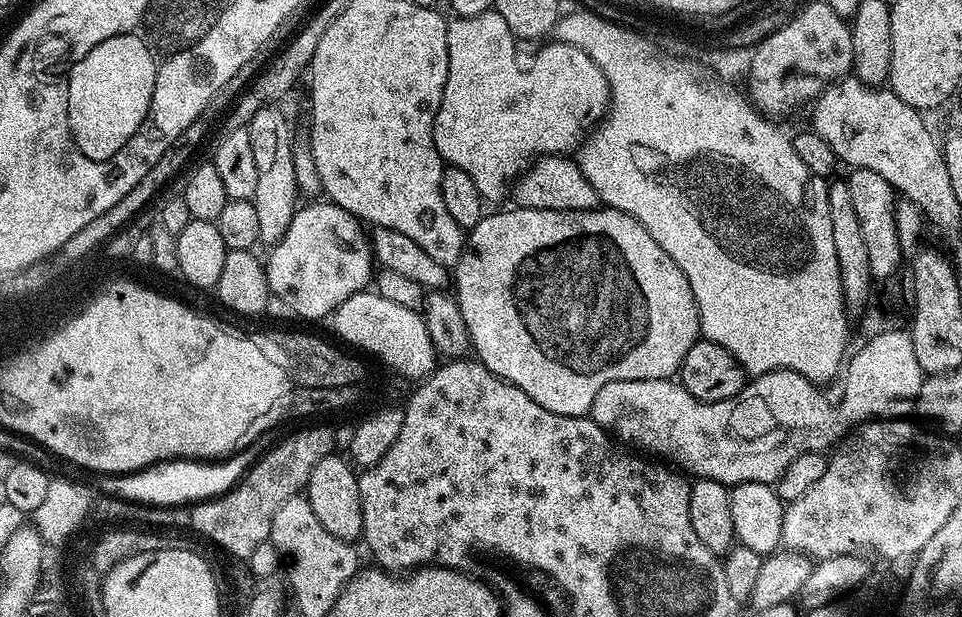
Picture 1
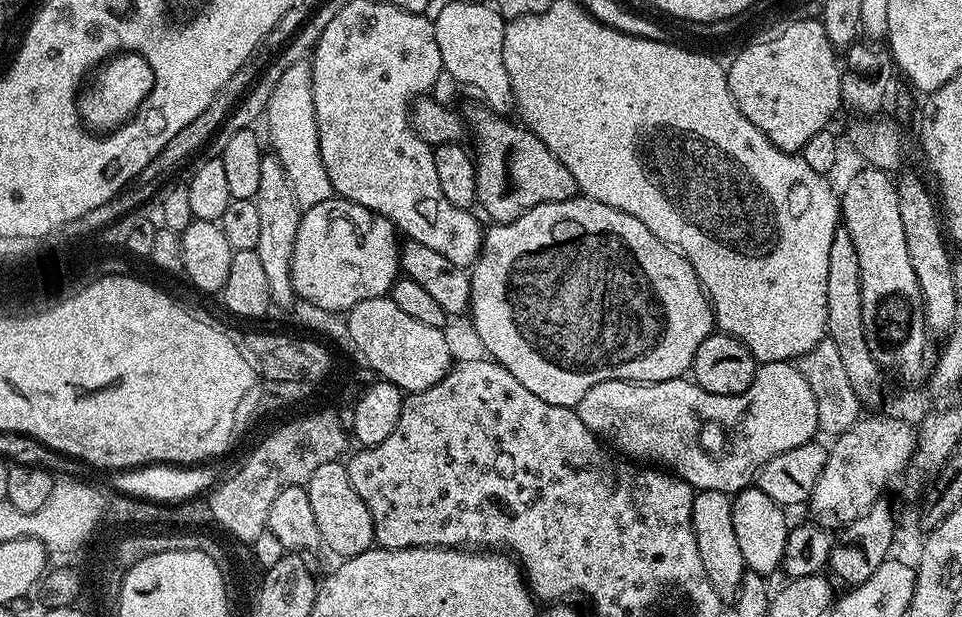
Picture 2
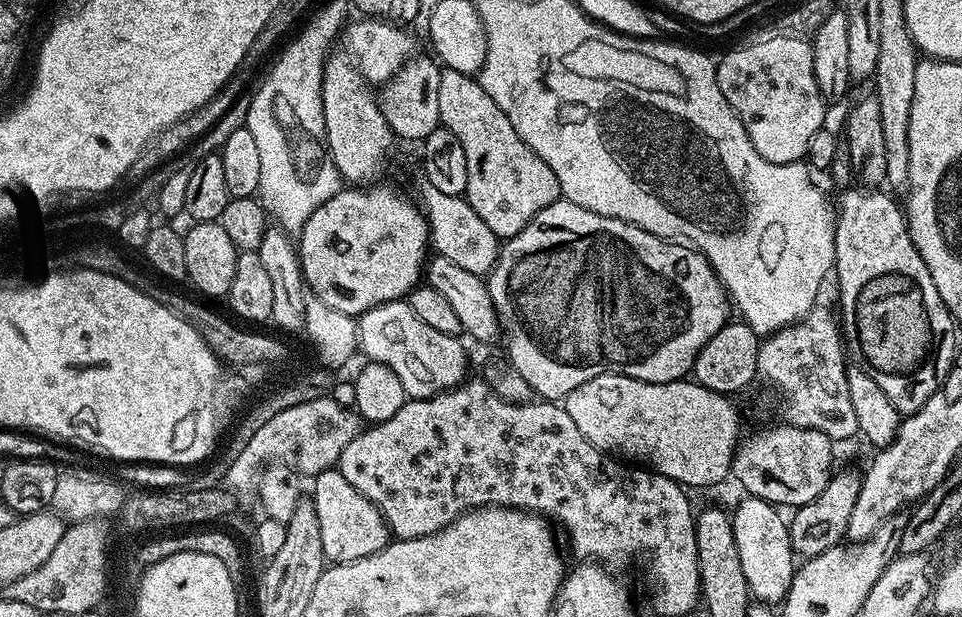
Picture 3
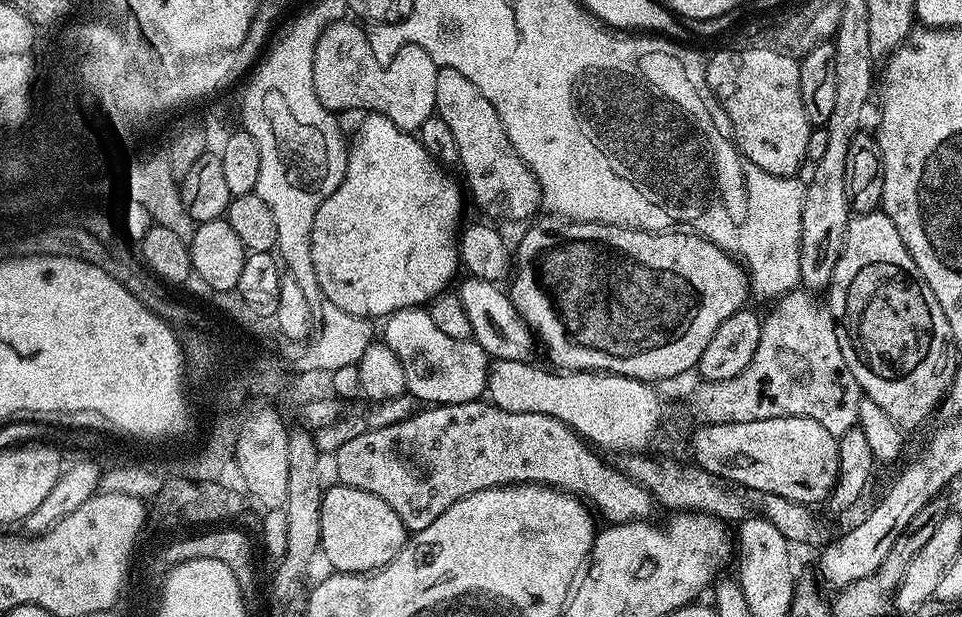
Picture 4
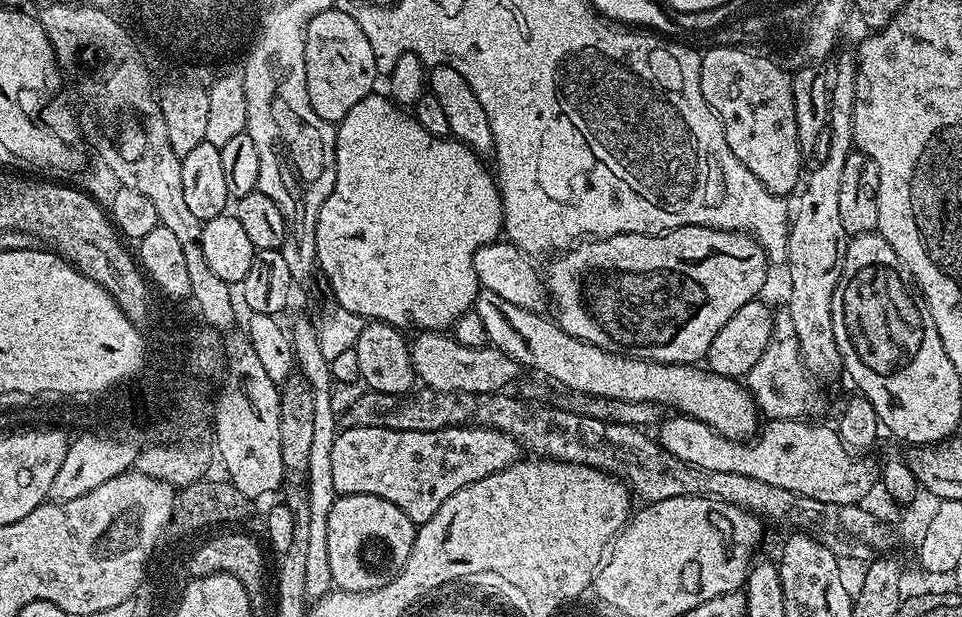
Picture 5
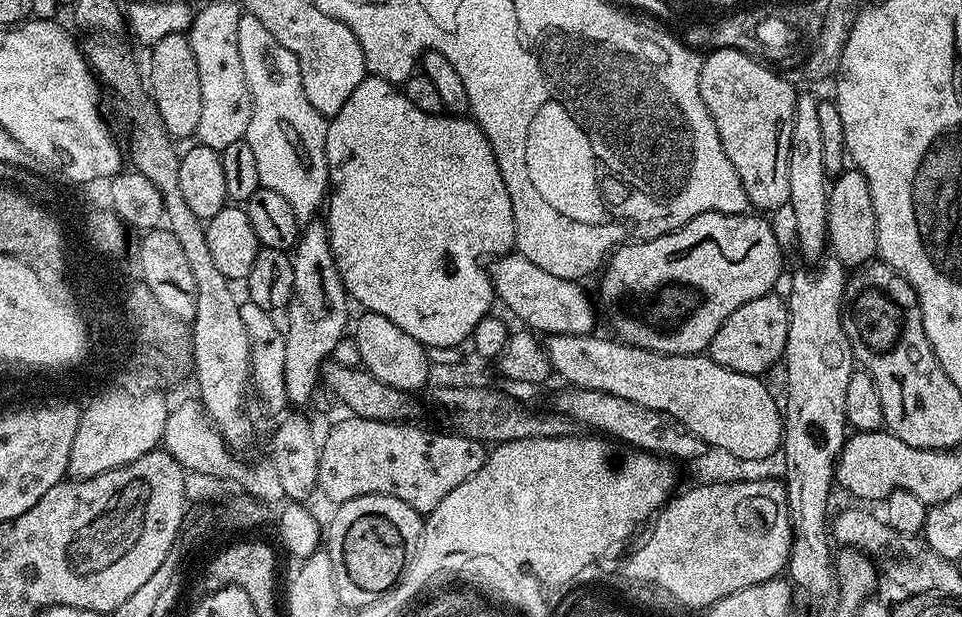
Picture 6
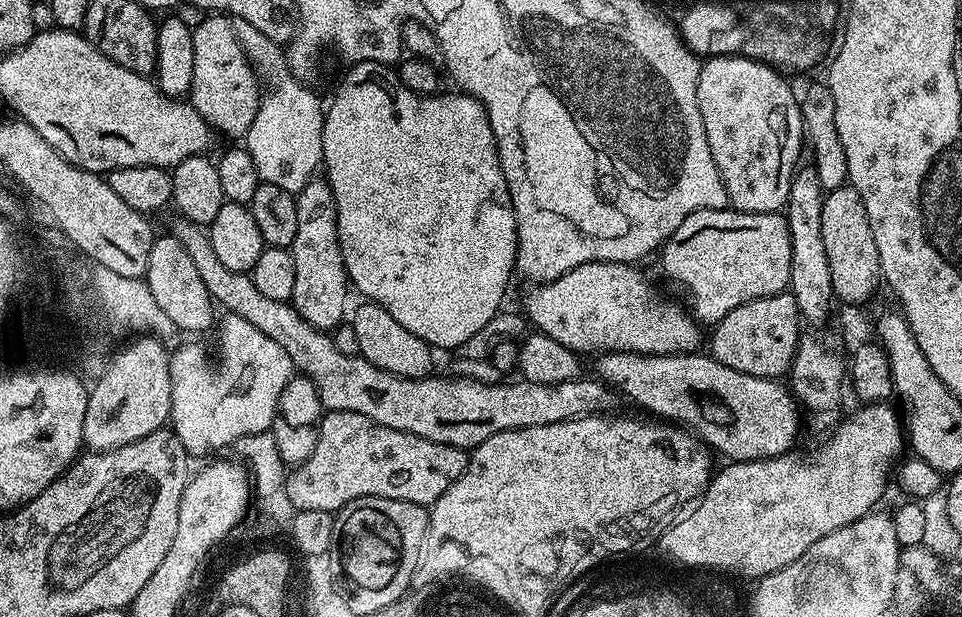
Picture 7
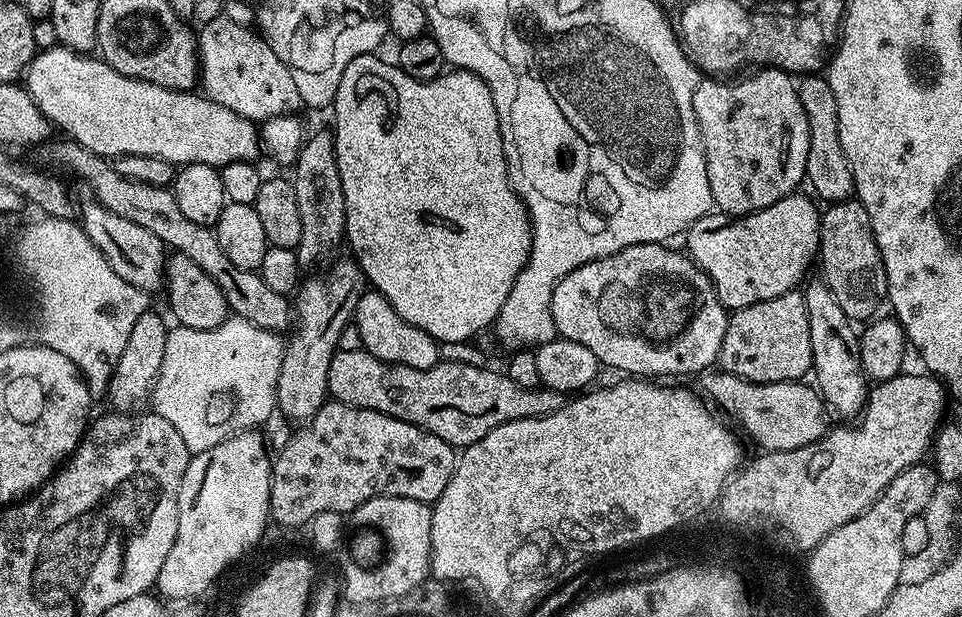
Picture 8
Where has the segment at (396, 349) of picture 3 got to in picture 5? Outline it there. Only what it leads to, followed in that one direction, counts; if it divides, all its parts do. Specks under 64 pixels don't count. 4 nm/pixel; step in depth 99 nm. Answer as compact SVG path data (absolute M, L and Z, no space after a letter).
M420 330L415 333L416 337L411 337L410 347L412 350L412 365L414 366L414 370L416 371L417 381L425 388L433 388L434 390L438 390L439 392L469 392L470 394L486 394L487 392L503 392L509 386L507 384L512 384L516 380L516 375L519 372L522 372L521 365L517 364L514 358L510 358L506 353L502 350L498 350L497 348L493 348L491 346L485 346L482 348L471 348L470 346L462 346L458 341L452 339L451 335L445 334L440 330Z

